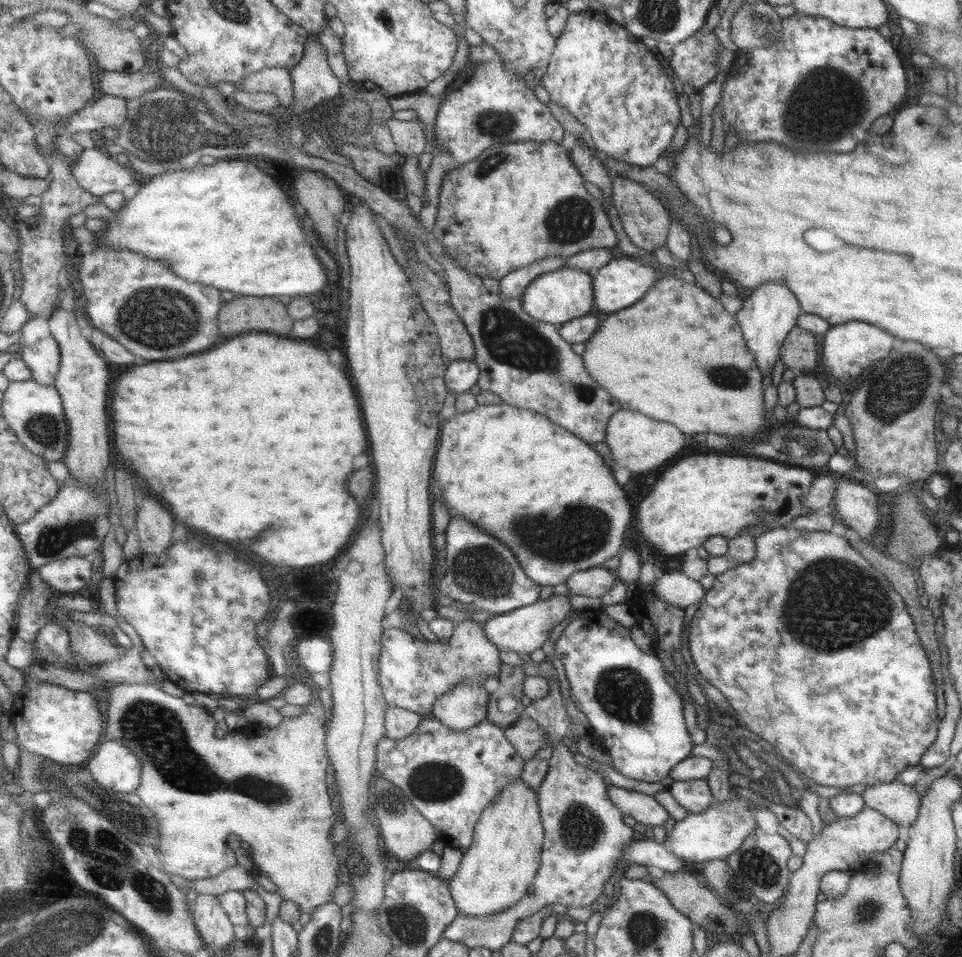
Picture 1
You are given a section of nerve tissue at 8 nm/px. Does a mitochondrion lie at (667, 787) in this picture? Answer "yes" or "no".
no

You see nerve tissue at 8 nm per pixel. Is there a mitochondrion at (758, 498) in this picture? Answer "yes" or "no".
no

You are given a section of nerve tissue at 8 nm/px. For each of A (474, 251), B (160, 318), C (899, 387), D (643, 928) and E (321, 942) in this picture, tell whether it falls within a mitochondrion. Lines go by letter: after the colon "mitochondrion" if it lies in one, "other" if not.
A: other
B: mitochondrion
C: mitochondrion
D: mitochondrion
E: mitochondrion

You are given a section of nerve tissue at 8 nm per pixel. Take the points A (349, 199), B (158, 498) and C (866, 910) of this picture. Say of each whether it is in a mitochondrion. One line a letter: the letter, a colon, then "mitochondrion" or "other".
A: other
B: other
C: mitochondrion

